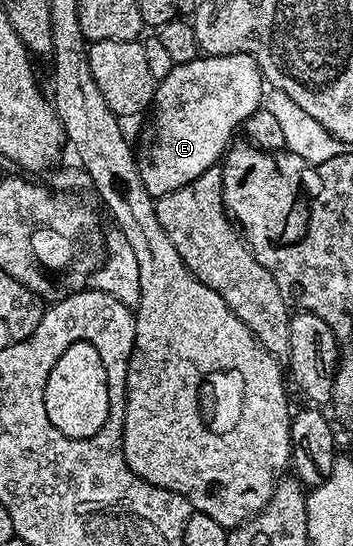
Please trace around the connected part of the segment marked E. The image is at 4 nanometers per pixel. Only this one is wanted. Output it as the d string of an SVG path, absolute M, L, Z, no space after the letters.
M233 53L232 55L222 55L220 57L200 55L195 61L190 61L187 65L175 65L163 81L157 82L154 90L154 104L152 106L154 118L150 121L150 134L147 135L146 142L140 147L137 146L136 149L138 174L144 183L144 187L150 193L151 198L157 199L168 195L172 191L176 191L180 187L184 187L188 183L200 179L200 175L204 175L204 171L215 168L223 160L227 150L231 148L232 142L235 140L235 138L233 139L234 132L237 129L239 132L243 128L244 122L263 104L264 92L262 93L262 89L264 90L264 78L262 72L258 69L258 60L246 53Z

